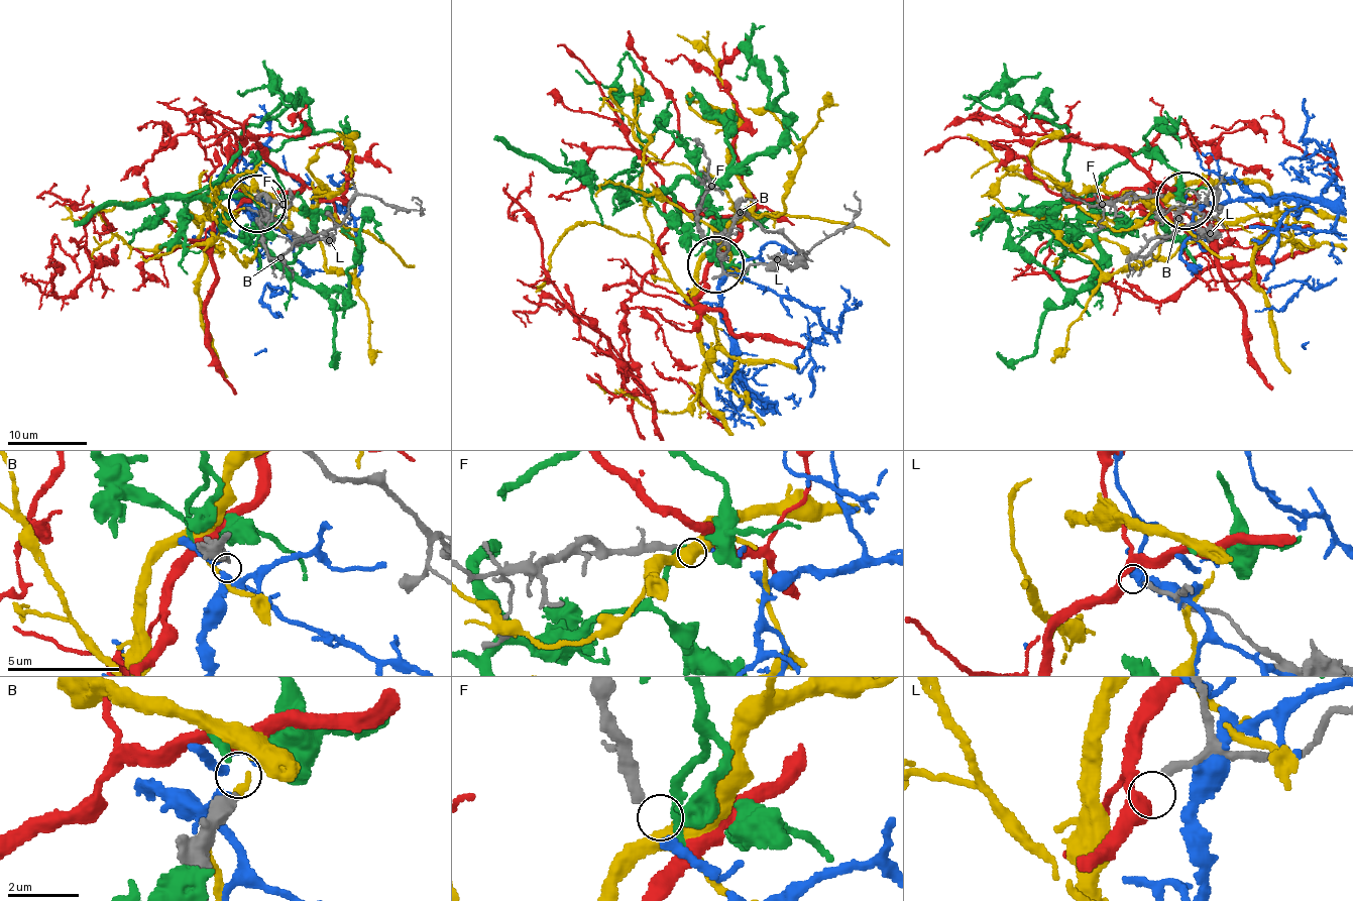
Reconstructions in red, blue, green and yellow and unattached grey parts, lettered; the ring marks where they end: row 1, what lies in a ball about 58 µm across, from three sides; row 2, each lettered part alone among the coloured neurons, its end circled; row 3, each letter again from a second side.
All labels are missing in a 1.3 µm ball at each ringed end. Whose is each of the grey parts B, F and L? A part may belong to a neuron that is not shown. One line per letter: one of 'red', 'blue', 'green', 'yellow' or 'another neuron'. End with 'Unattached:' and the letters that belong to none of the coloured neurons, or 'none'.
B: another neuron
F: blue
L: another neuron
Unattached: B, L

